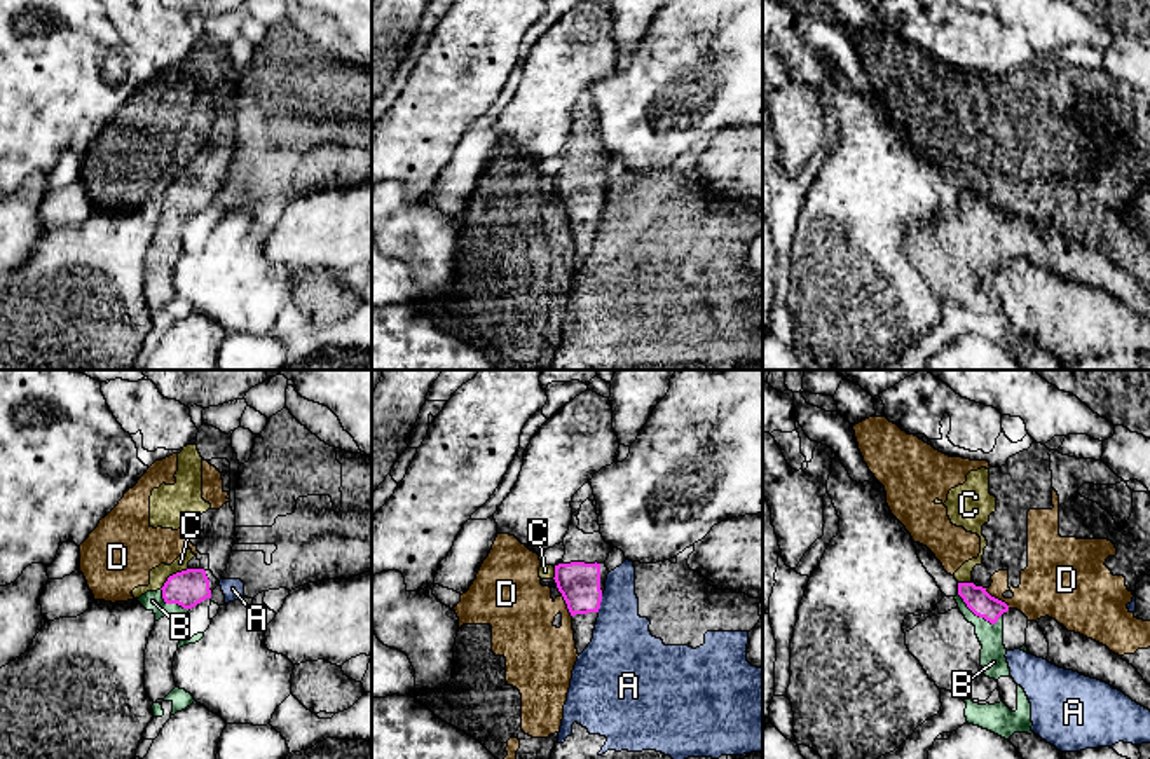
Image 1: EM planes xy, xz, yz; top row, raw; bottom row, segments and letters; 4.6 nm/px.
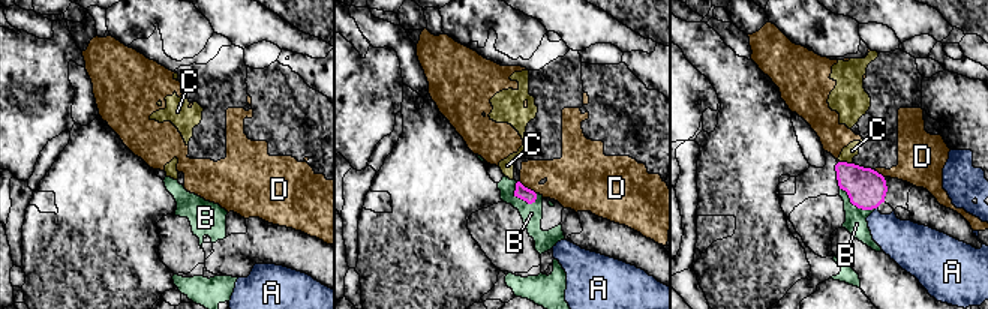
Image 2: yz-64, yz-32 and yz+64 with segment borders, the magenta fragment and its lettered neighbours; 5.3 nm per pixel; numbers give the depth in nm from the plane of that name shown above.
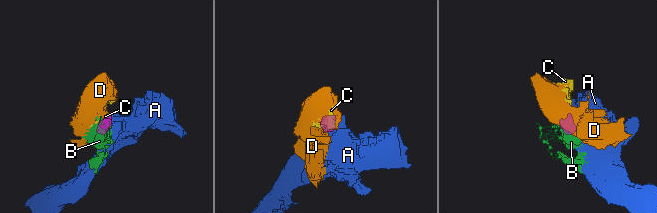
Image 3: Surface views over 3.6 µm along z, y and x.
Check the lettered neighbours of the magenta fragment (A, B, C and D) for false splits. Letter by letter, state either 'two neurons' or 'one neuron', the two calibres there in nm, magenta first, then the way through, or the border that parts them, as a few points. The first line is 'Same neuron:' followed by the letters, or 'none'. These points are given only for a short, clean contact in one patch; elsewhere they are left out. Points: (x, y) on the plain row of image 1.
Same neuron: B
A: two neurons; 190 nm thick on the magenta side, 300 nm on the other; border along xz (602, 203), (597, 220)
B: one neuron; 110 nm thick on the magenta side, 120 nm on the other; runs through yz (978, 208), (979, 225), (990, 239), (993, 271)
C: two neurons; 170 nm thick on the magenta side, 80 nm on the other; border along xy (187, 177), (173, 182), (159, 198)
D: two neurons; 110 nm thick on the magenta side, 280 nm on the other; border along yz (985, 198), (1009, 217)

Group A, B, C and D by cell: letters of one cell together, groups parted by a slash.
A / B / C D

